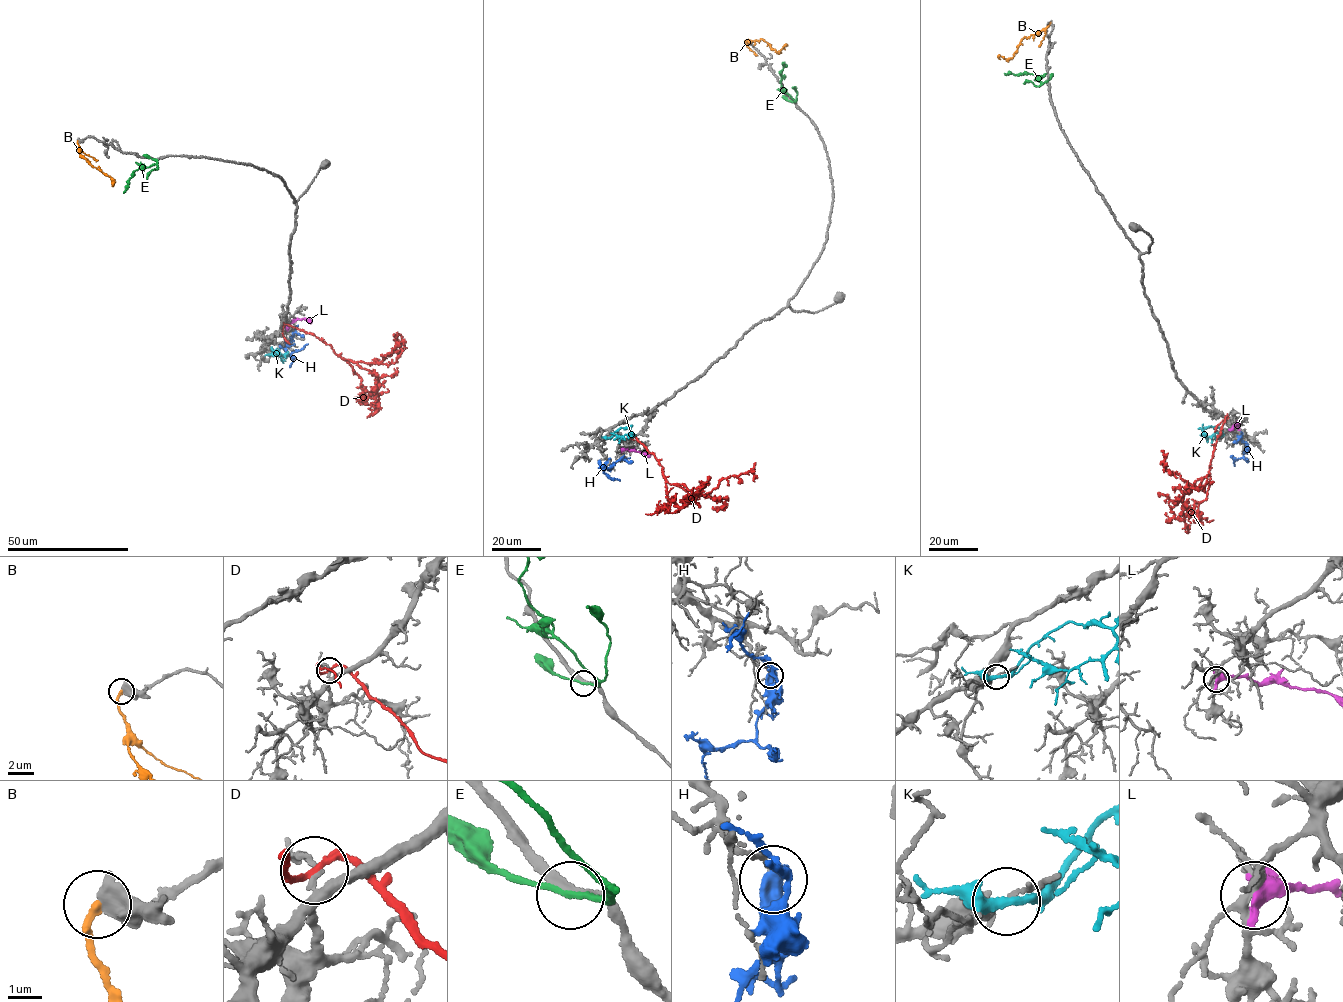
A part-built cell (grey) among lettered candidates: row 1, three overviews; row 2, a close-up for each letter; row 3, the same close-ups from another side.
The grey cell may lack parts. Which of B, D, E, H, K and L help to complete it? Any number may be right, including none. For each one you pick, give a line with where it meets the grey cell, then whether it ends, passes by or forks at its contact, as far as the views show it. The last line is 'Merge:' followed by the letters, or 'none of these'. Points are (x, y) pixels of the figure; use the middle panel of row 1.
B: meets grey at (746, 41); it ends there
Merge: B

